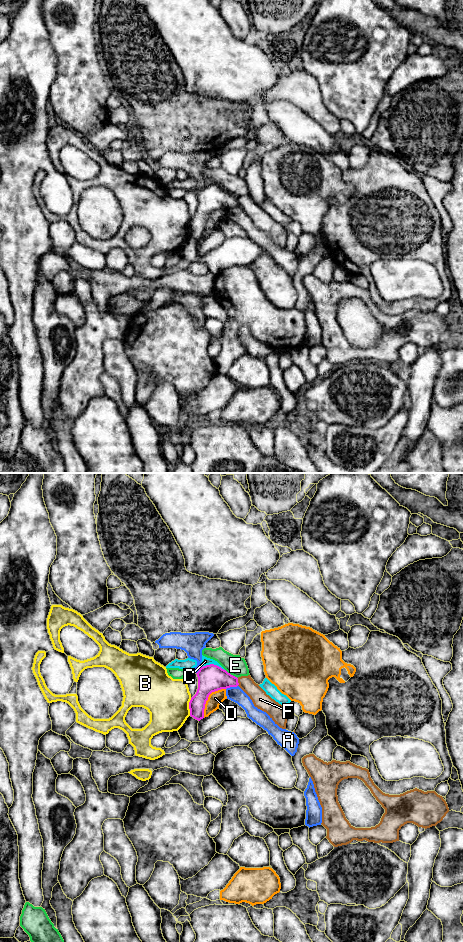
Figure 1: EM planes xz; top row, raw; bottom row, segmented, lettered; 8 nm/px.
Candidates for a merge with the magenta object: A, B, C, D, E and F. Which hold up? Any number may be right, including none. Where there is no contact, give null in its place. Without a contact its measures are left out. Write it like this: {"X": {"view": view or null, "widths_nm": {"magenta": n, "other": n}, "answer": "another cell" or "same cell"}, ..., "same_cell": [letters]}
{"A": {"view": "xz", "widths_nm": {"magenta": 220, "other": 120}, "answer": "another cell"}, "B": {"view": "xz", "widths_nm": {"magenta": 160, "other": 360}, "answer": "another cell"}, "C": {"view": "xz", "widths_nm": {"magenta": 220, "other": 60}, "answer": "another cell"}, "D": {"view": "xz", "widths_nm": {"magenta": 220, "other": 110}, "answer": "another cell"}, "E": {"view": "xz", "widths_nm": {"magenta": 220, "other": 160}, "answer": "another cell"}, "F": {"view": "xz", "widths_nm": {"magenta": 220, "other": 140}, "answer": "another cell"}, "same_cell": []}

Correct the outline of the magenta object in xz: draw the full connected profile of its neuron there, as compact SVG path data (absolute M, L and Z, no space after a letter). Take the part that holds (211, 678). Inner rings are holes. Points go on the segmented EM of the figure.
M214 664L201 667L196 674L198 689L189 702L189 709L190 716L200 721L204 718L205 704L212 692L237 687L239 683L237 677Z

